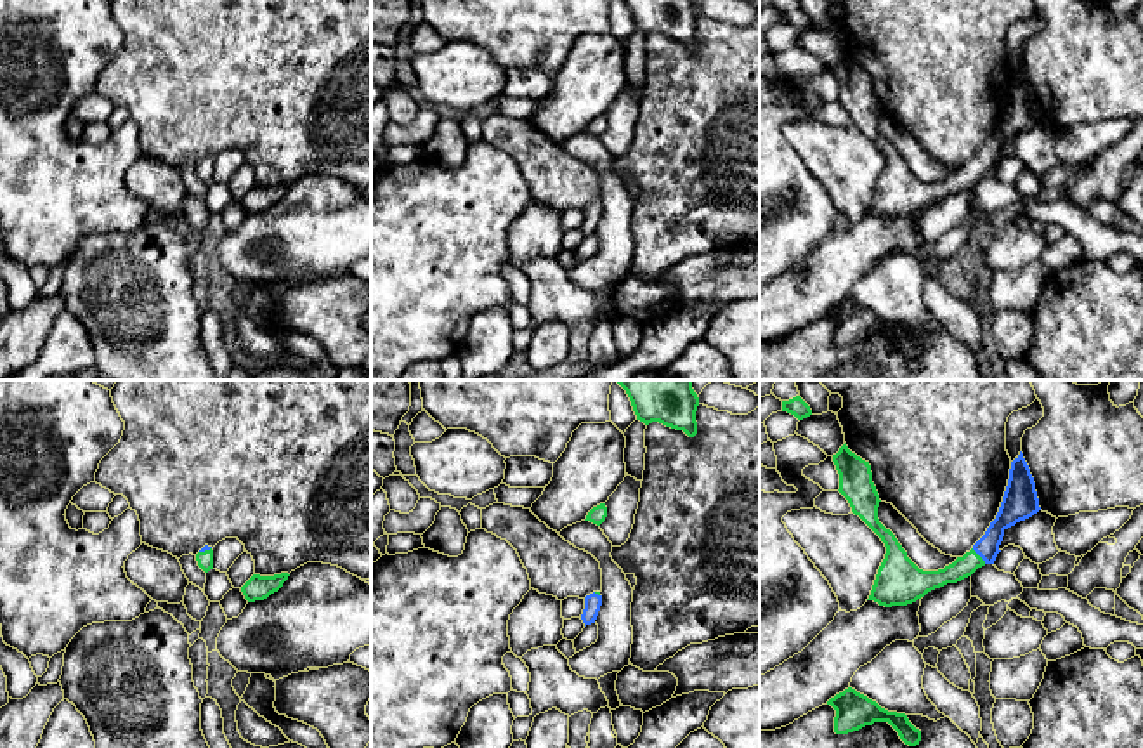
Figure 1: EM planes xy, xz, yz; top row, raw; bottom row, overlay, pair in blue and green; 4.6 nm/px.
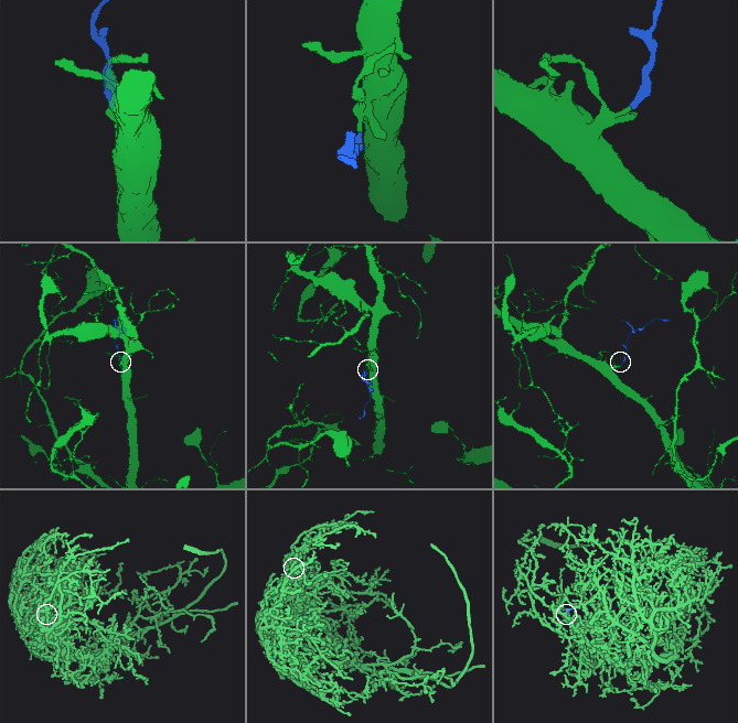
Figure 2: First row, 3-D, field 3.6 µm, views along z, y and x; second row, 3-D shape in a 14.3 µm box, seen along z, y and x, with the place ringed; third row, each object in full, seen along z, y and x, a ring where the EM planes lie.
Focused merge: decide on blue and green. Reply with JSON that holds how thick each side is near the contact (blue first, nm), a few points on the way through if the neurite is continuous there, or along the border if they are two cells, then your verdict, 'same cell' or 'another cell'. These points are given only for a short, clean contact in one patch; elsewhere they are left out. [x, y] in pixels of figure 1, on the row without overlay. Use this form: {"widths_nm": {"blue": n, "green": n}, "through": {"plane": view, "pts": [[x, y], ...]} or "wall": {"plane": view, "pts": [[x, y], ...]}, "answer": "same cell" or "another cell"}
{"widths_nm": {"blue": 110, "green": 100}, "through": {"plane": "yz", "pts": [[1010, 124], [979, 165], [965, 177]]}, "answer": "same cell"}

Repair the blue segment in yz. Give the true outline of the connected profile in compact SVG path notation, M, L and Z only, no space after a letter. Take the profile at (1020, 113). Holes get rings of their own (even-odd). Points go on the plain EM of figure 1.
M846 54L833 66L839 85L839 104L885 154L886 165L878 180L871 207L879 217L907 217L928 203L971 187L978 179L994 175L1004 142L1041 121L1035 94L1023 64L1011 73L1008 97L996 130L970 163L938 182L919 180L902 160L895 146L878 130L879 106L872 94L869 73L852 64Z

